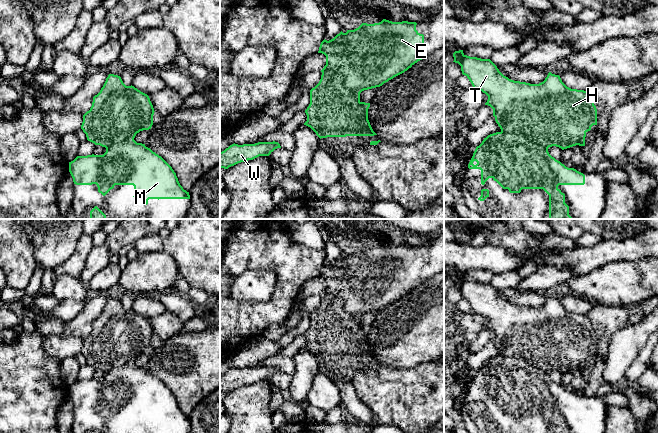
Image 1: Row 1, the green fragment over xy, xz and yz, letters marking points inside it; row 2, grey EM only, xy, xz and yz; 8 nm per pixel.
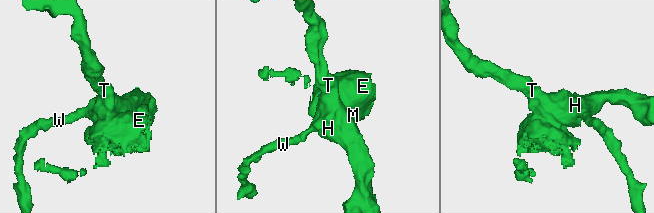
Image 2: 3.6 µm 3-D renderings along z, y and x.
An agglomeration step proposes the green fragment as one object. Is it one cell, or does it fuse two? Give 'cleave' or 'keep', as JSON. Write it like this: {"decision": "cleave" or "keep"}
{"decision": "cleave"}

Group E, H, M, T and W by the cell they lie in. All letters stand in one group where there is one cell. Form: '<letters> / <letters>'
E M / H T W

